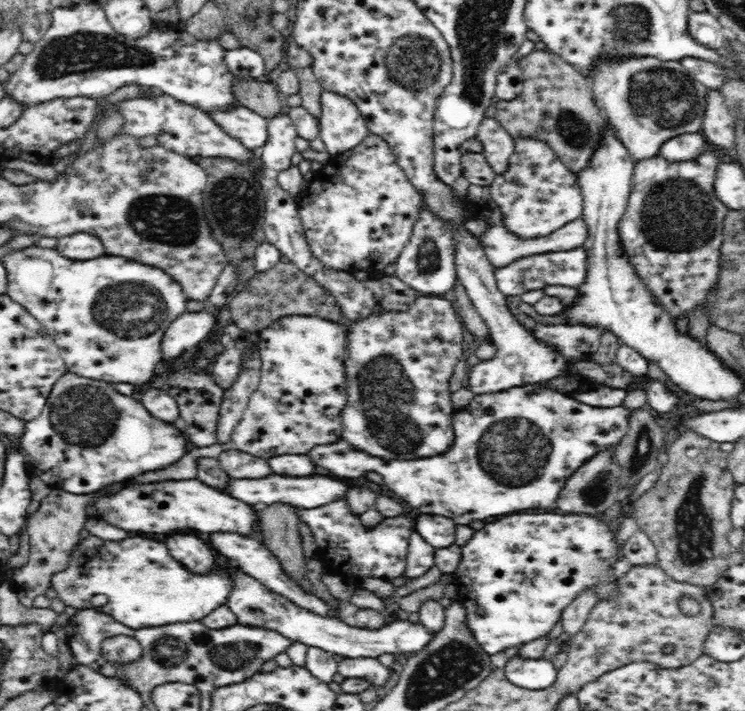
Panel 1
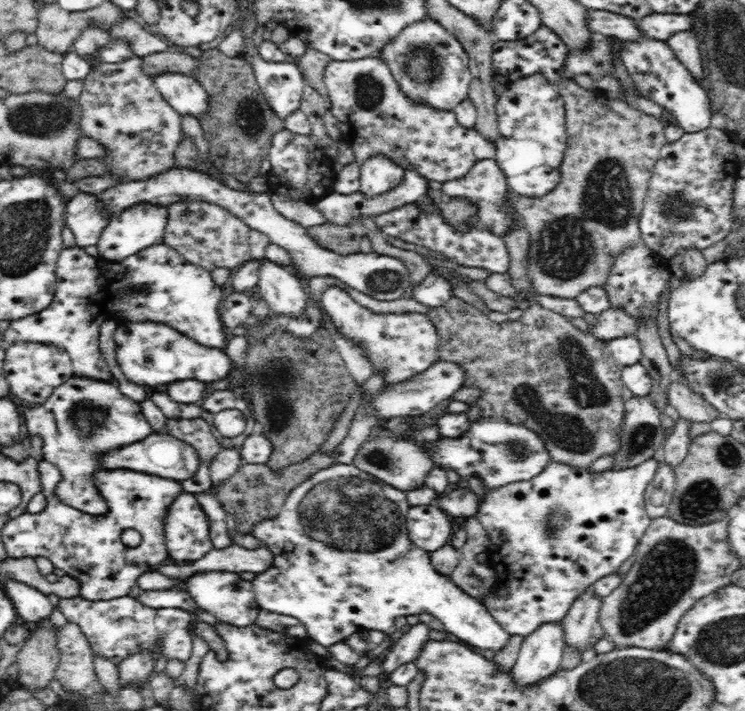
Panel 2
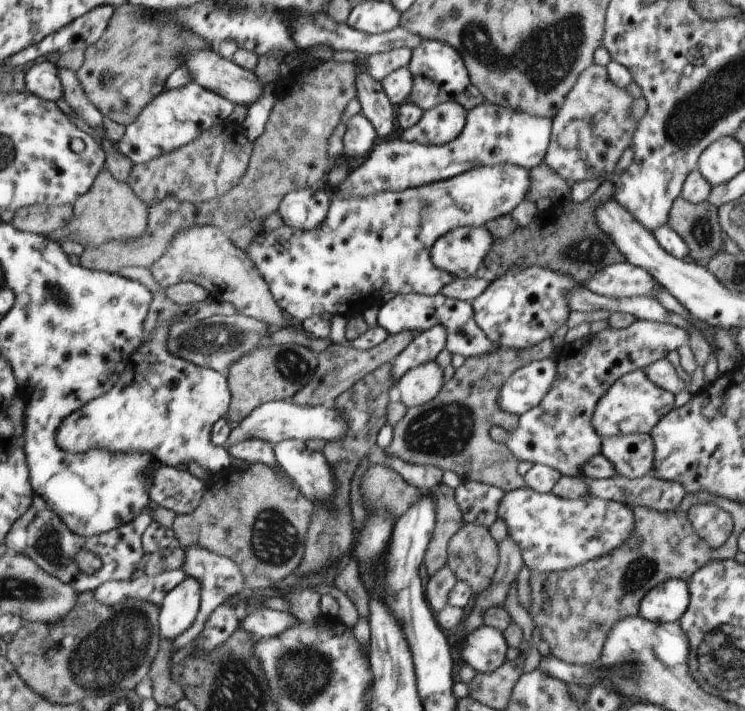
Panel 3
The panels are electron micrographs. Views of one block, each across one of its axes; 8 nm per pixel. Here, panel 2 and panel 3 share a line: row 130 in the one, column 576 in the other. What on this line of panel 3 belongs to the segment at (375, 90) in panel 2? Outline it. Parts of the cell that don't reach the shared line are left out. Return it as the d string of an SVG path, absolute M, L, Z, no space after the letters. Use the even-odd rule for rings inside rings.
M636 319L625 329L607 327L597 334L588 334L575 340L574 353L568 356L564 363L558 365L554 384L542 402L520 415L518 426L511 433L494 429L491 437L495 441L506 443L519 462L542 463L555 468L561 475L580 477L587 461L601 453L601 438L592 424L592 415L599 398L602 398L602 395L622 376L663 359L671 350L687 344L689 338L690 334L684 328L669 323Z

